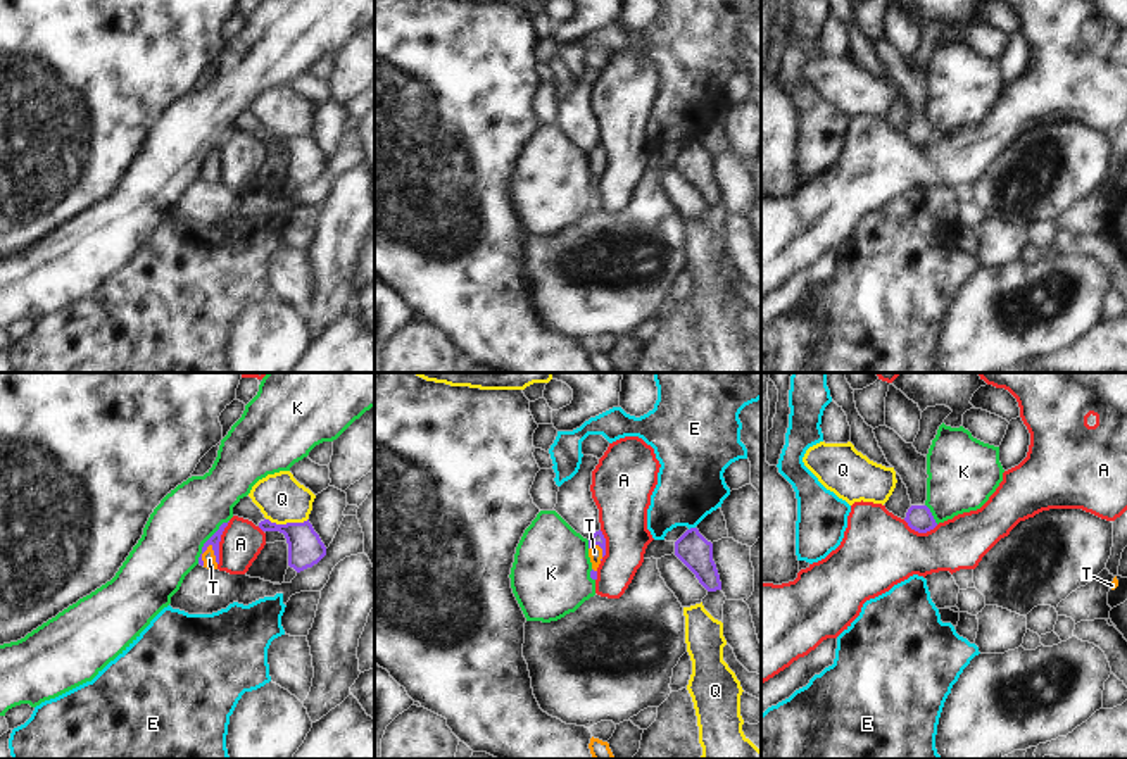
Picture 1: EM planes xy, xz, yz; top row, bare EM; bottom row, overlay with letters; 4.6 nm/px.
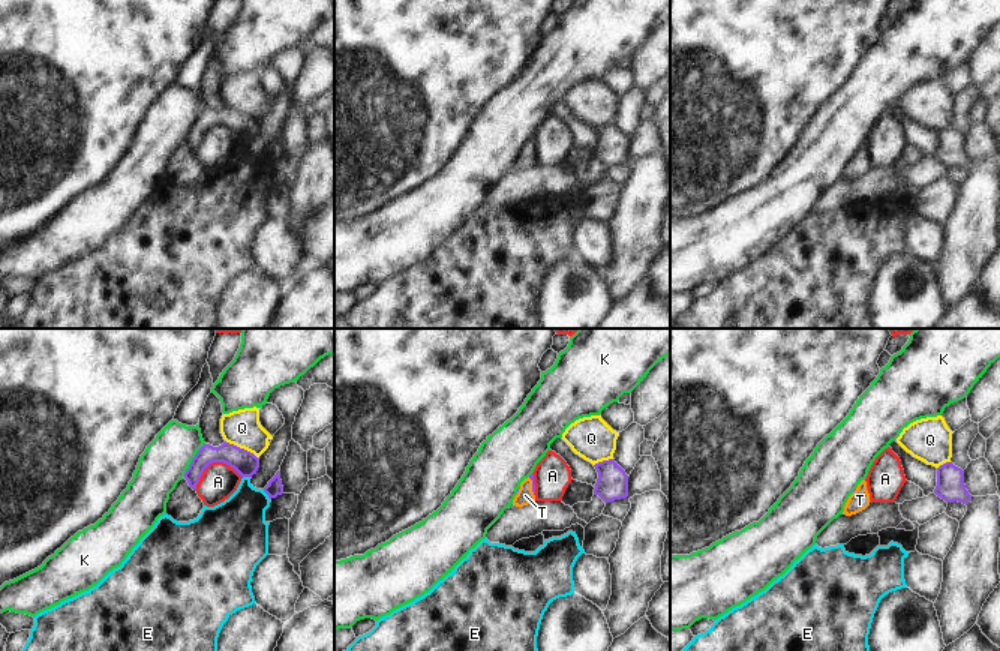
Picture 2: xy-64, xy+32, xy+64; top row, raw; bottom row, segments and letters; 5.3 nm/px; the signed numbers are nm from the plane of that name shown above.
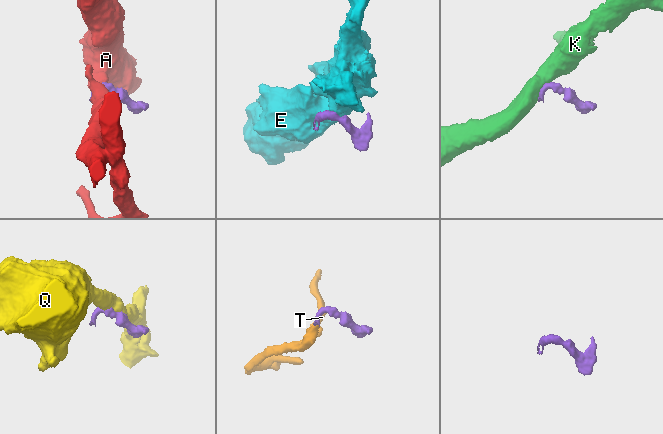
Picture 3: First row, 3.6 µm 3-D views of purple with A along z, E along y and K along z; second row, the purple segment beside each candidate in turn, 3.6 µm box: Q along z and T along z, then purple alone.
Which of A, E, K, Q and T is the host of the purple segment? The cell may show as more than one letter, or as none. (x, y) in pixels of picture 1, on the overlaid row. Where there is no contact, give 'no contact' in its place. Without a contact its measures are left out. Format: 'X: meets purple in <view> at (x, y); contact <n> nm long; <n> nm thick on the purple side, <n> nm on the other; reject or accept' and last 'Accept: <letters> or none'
A: meets purple in xy at (218, 544); contact 220 nm long; 50 nm thick on the purple side, 190 nm on the other; reject
E: meets purple in xz at (691, 528); contact 40 nm long; 160 nm thick on the purple side, 320 nm on the other; reject
K: meets purple in xy at (207, 540); contact 260 nm long; 50 nm thick on the purple side, 280 nm on the other; reject
Q: meets purple in xy at (287, 523); contact 200 nm long; 160 nm thick on the purple side, 220 nm on the other; reject
T: meets purple in xy at (214, 554); contact 110 nm long; 50 nm thick on the purple side, 60 nm on the other; accept
Accept: T

